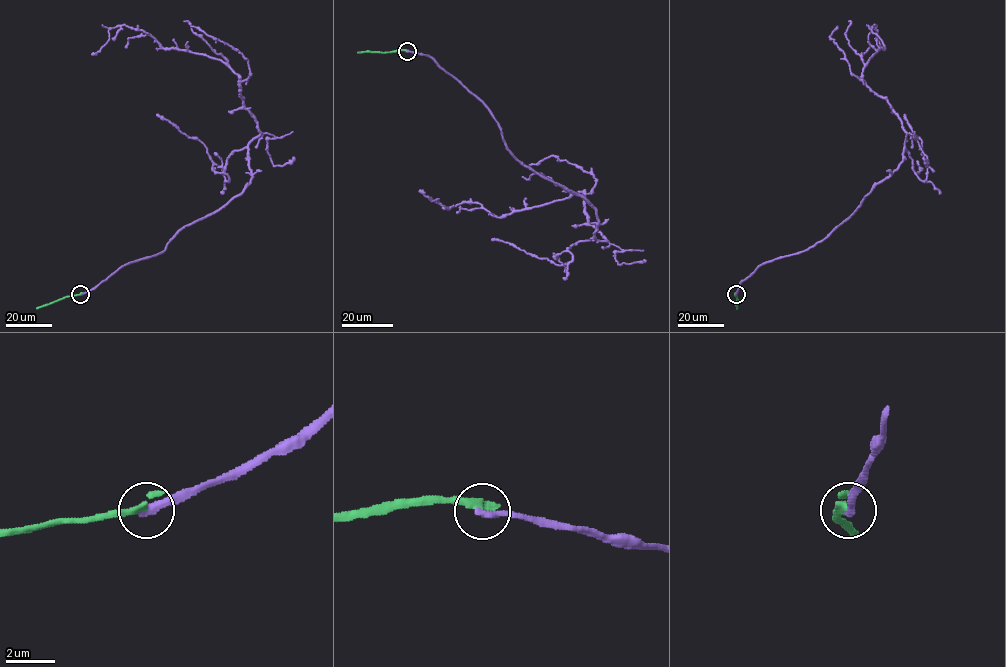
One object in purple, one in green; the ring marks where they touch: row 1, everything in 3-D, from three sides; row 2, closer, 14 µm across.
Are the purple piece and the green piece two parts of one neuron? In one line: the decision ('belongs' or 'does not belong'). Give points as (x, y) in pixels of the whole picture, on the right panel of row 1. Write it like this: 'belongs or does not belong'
does not belong

